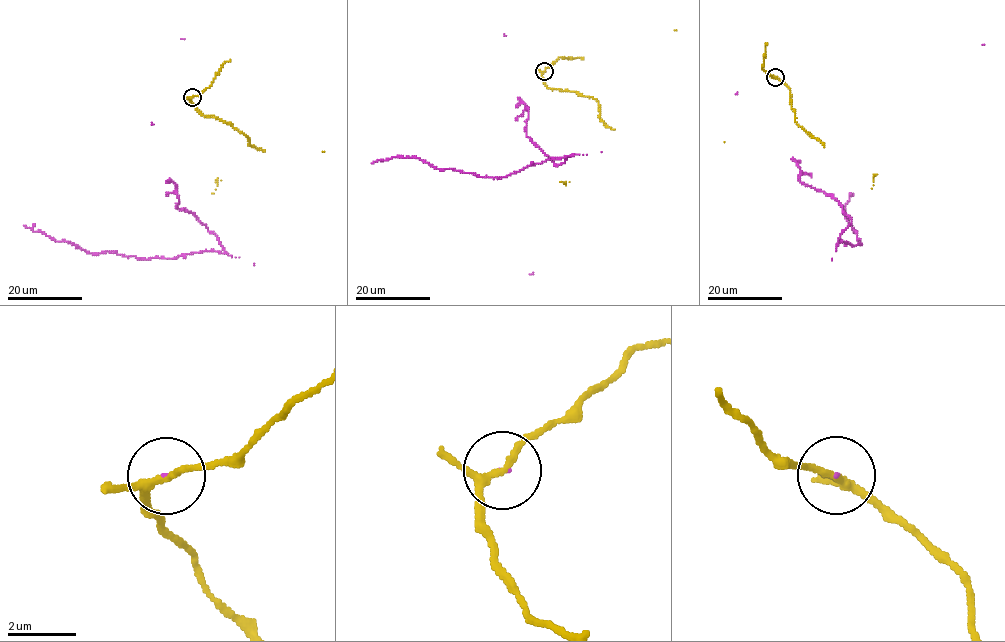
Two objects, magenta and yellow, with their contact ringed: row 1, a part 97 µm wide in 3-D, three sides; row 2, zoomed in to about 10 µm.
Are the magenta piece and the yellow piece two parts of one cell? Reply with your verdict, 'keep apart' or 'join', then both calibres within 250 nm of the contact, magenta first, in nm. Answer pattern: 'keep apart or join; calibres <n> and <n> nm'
keep apart; calibres 70 and 180 nm

